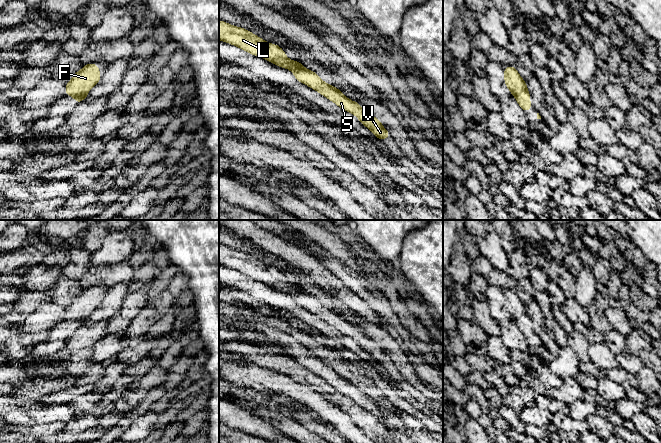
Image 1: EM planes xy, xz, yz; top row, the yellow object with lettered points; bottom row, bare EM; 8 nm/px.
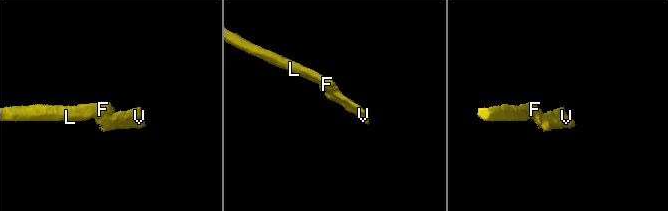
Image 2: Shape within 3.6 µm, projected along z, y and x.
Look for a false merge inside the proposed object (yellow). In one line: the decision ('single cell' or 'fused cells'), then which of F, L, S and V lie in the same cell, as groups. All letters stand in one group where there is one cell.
fused cells; groups F L / S V

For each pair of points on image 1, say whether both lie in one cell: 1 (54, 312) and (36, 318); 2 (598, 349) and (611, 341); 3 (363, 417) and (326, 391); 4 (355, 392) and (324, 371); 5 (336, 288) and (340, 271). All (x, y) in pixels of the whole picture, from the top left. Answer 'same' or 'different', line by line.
1: same
2: different
3: same
4: same
5: different

